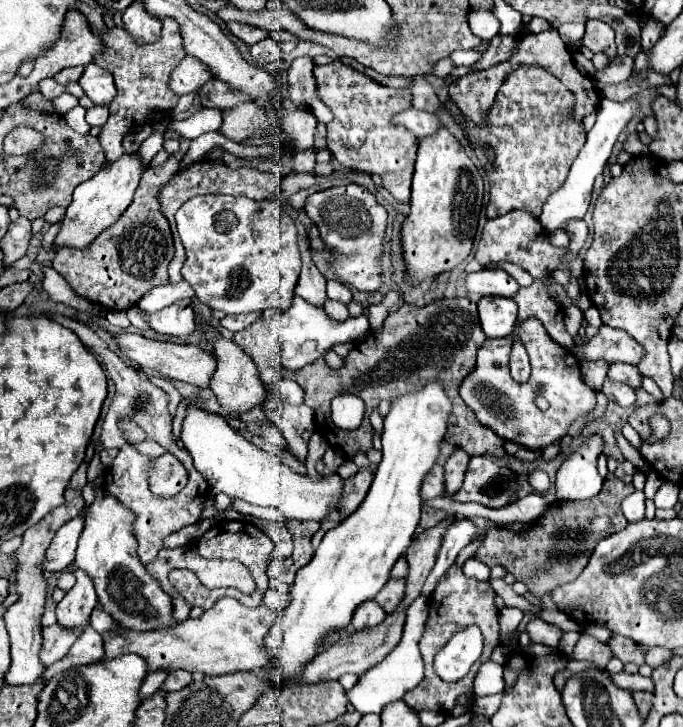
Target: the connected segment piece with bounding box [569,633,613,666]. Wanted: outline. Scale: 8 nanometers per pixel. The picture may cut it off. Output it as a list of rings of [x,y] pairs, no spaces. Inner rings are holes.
[[[583,633],[576,643],[569,660],[595,662],[595,664],[603,666],[611,658],[613,658],[613,654],[611,654],[611,650],[609,650],[607,644],[603,644],[597,638]]]

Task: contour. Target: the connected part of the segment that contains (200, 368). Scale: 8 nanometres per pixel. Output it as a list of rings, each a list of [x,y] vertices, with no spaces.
[[[119,334],[115,336],[115,344],[119,346],[119,350],[131,358],[137,366],[141,368],[153,368],[157,372],[161,372],[163,376],[167,378],[175,378],[175,380],[183,380],[183,382],[189,382],[193,386],[199,386],[199,388],[207,388],[209,386],[209,380],[213,376],[213,372],[217,370],[217,364],[215,364],[215,356],[211,352],[205,352],[201,350],[199,346],[195,344],[175,344],[175,342],[159,342],[159,340],[149,340],[149,338],[143,338],[139,334]]]

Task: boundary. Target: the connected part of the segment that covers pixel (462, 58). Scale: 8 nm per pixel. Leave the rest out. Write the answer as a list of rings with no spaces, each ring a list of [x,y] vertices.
[[[455,50],[451,58],[457,66],[473,66],[475,62],[481,60],[481,52],[479,50]]]

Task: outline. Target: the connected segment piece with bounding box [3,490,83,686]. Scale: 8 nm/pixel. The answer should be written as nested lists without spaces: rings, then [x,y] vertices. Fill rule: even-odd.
[[[67,490],[65,492],[65,504],[53,508],[53,512],[49,512],[47,516],[43,516],[39,520],[37,526],[29,528],[23,534],[23,544],[21,548],[15,552],[15,562],[19,566],[17,570],[17,592],[19,592],[19,602],[15,602],[3,616],[5,620],[5,628],[11,640],[11,668],[7,672],[7,684],[13,686],[21,686],[21,684],[35,684],[41,680],[41,674],[45,672],[45,666],[39,662],[39,648],[41,648],[41,614],[43,614],[43,606],[45,606],[45,578],[41,574],[41,562],[45,558],[45,550],[53,538],[53,534],[69,520],[77,518],[83,512],[83,498],[81,492],[77,490]]]

